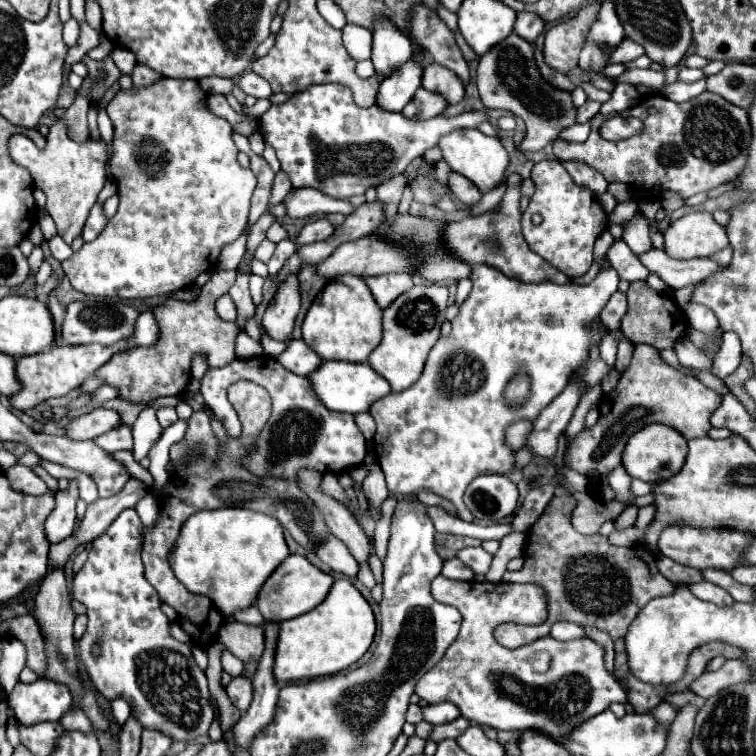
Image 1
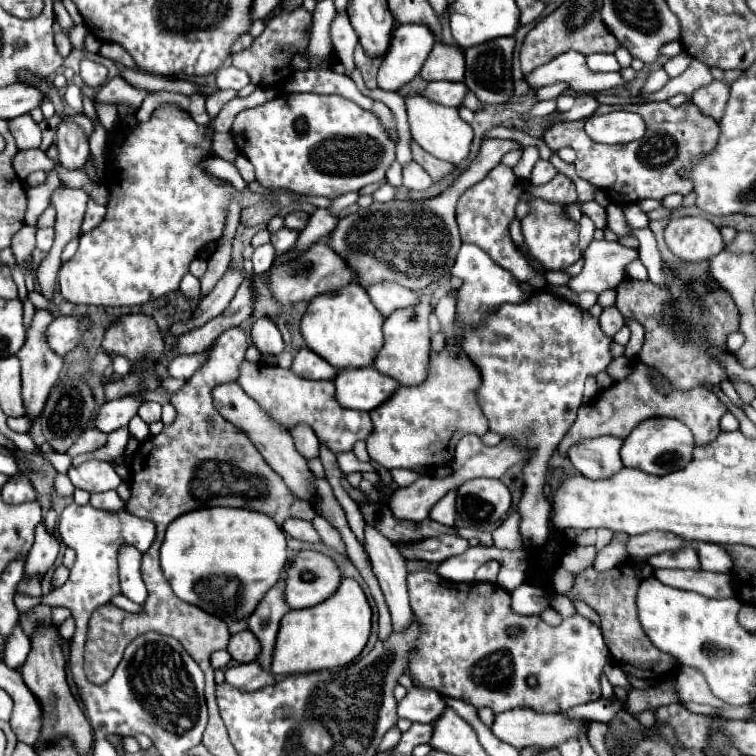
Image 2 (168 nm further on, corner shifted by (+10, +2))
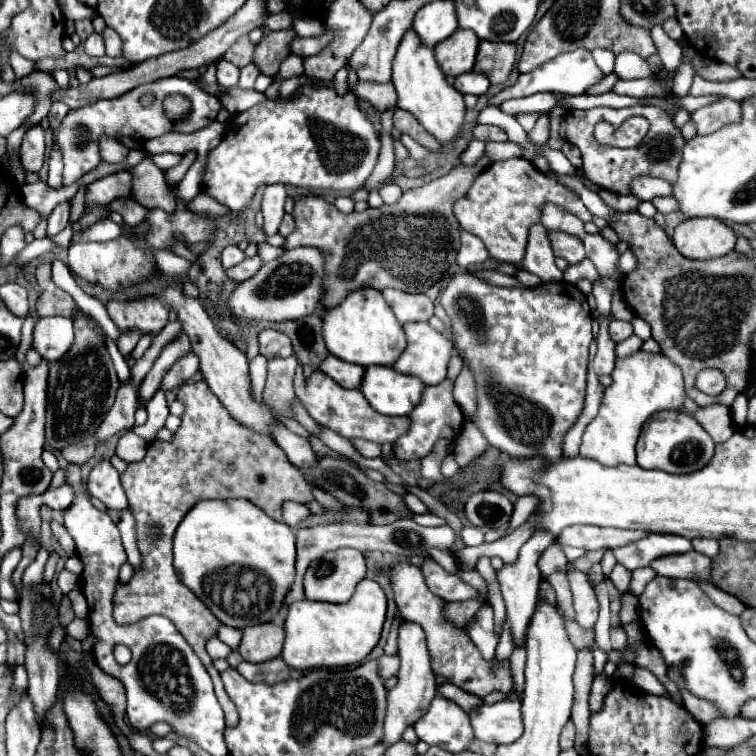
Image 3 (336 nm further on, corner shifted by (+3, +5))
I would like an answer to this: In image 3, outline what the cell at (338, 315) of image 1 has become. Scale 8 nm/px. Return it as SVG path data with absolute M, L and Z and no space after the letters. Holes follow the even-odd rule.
M373 288L353 292L337 308L325 312L323 334L333 356L359 366L391 366L407 346L403 324L397 322L383 294Z

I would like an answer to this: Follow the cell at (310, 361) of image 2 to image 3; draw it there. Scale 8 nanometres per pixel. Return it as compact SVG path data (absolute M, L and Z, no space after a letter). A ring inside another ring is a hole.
M335 356L327 358L321 364L321 370L329 374L335 382L339 382L343 388L361 388L361 378L365 374L365 368L361 368L359 364L349 364Z

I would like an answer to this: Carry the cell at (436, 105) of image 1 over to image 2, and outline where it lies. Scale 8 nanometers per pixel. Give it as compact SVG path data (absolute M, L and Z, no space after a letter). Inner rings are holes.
M430 81L420 93L422 97L446 105L446 107L458 107L464 99L466 93L466 85L464 83L450 83L450 81Z

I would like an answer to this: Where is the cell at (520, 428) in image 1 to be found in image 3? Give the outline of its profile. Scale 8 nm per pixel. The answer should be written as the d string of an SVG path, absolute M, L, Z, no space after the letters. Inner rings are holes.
M465 422L461 432L455 438L455 458L457 458L457 464L461 468L467 466L475 456L483 454L485 448L487 448L487 440L479 434L475 424Z

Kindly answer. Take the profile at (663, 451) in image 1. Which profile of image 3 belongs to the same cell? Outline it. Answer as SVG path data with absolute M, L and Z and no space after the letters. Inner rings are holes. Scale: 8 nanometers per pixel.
M657 412L645 422L637 442L637 464L641 468L663 470L669 474L691 474L709 464L715 452L715 442L703 430L703 426L685 412Z

